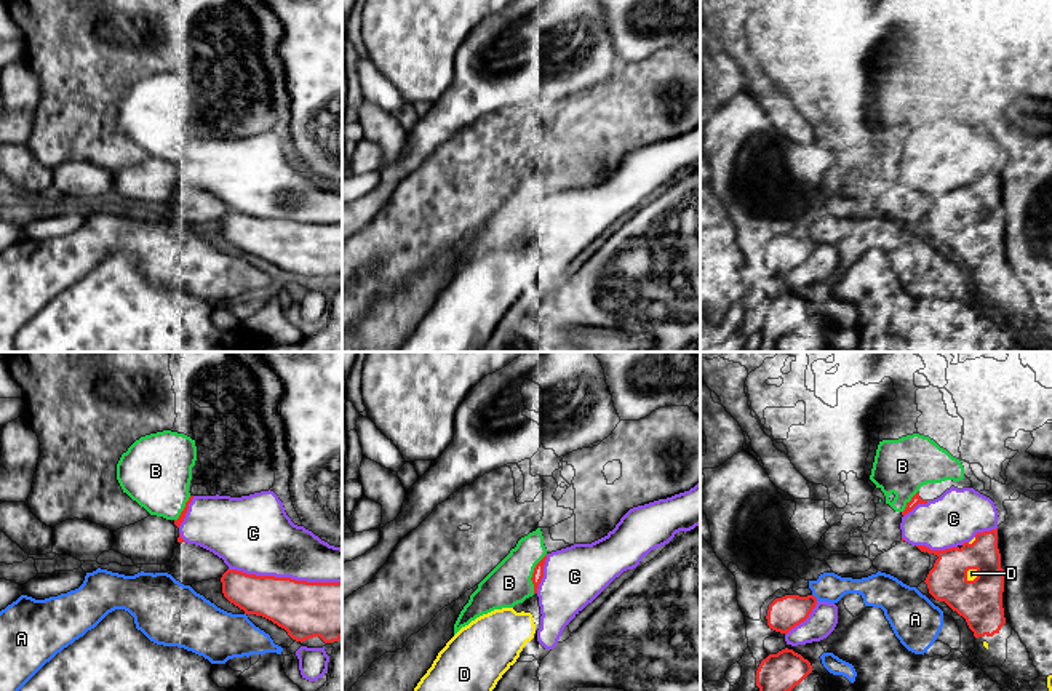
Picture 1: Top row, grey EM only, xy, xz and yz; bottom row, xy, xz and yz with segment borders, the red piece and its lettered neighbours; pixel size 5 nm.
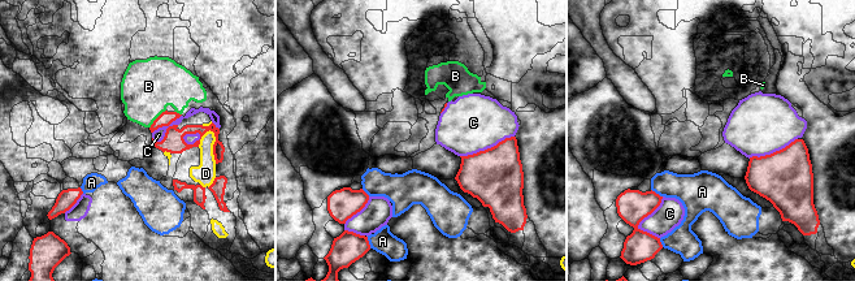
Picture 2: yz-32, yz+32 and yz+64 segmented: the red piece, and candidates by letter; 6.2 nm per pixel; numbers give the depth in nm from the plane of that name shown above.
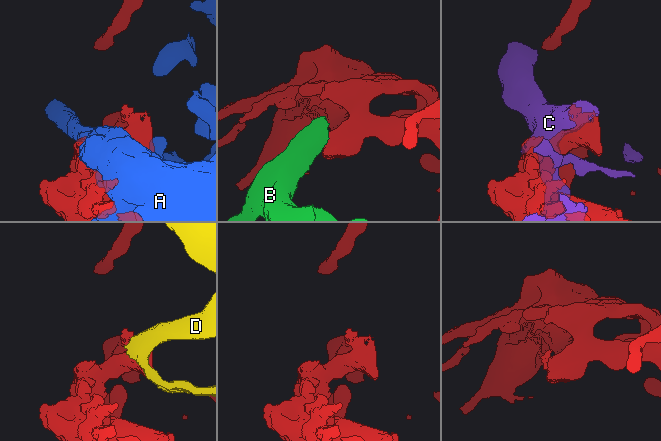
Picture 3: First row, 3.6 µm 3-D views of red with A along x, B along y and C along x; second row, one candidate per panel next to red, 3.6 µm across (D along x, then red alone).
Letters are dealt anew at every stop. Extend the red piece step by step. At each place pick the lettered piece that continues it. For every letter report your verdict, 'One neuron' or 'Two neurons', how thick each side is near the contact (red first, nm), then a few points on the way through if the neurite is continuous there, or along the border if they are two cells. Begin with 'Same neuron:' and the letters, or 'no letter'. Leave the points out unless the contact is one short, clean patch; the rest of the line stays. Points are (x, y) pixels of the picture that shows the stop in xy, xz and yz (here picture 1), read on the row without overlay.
Same neuron: D
A: Two neurons. Thickness 170 nm (red) against 150 nm
B: Two neurons. Thickness 60 nm (red) against 220 nm
C: Two neurons. Thickness 280 nm (red) against 360 nm
D: One neuron. Thickness 220 nm (red) against 50 nm

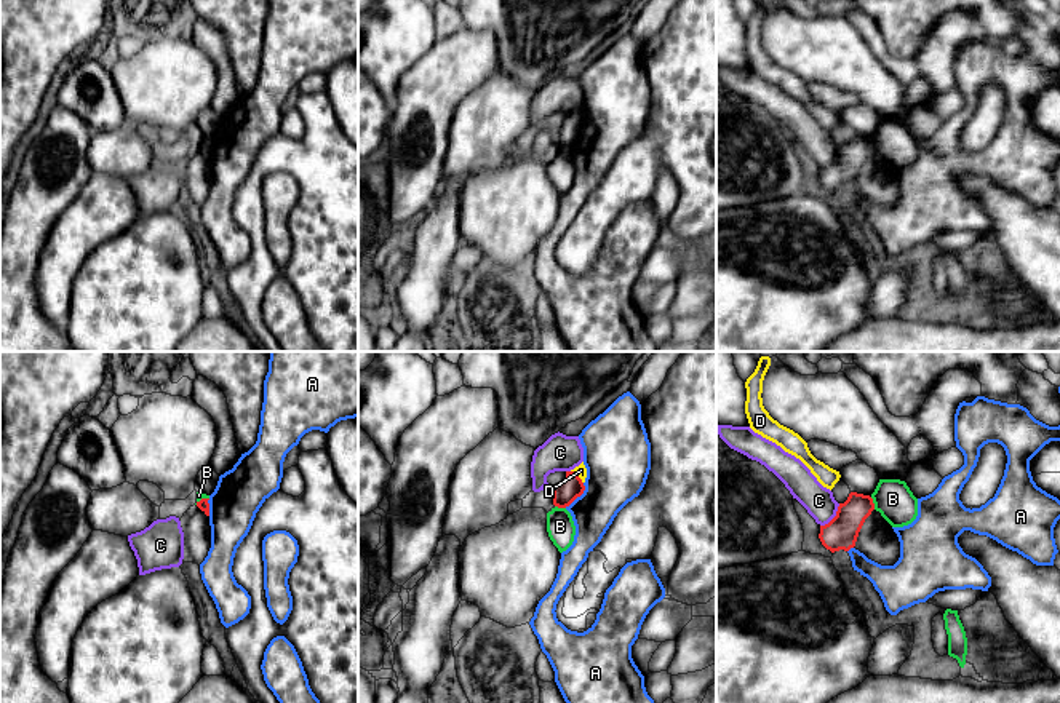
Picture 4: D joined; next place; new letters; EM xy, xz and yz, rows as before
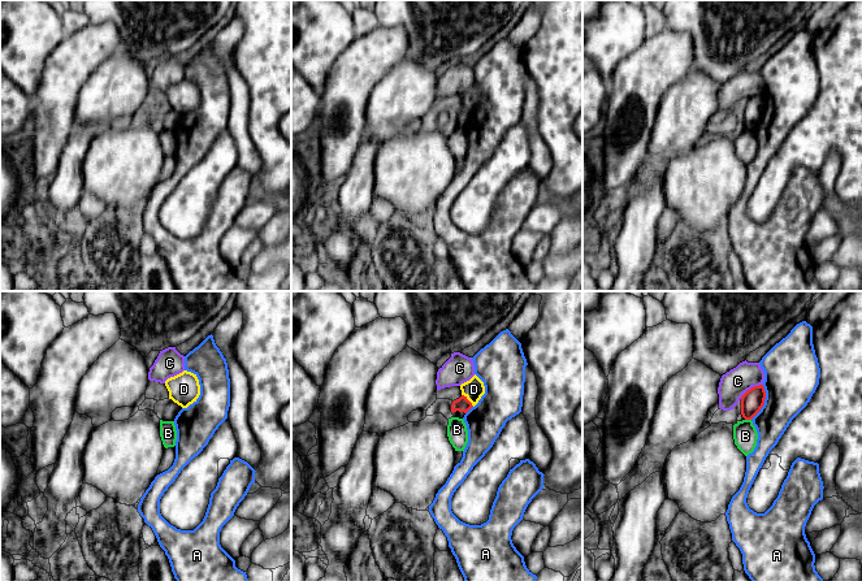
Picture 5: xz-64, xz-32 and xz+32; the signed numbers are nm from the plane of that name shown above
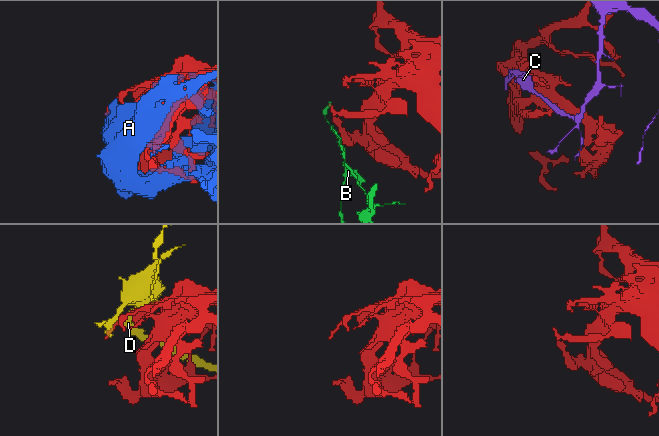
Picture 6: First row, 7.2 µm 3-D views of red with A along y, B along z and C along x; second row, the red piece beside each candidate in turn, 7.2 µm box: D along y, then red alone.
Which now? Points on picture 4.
Same neuron: no letter
A: Two neurons. Thickness 120 nm (red) against 320 nm
B: Two neurons. Thickness 170 nm (red) against 190 nm. Boundary: yz (870, 139), (875, 150)
C: Two neurons. Thickness 170 nm (red) against 150 nm
D: Two neurons. Thickness 120 nm (red) against 60 nm

